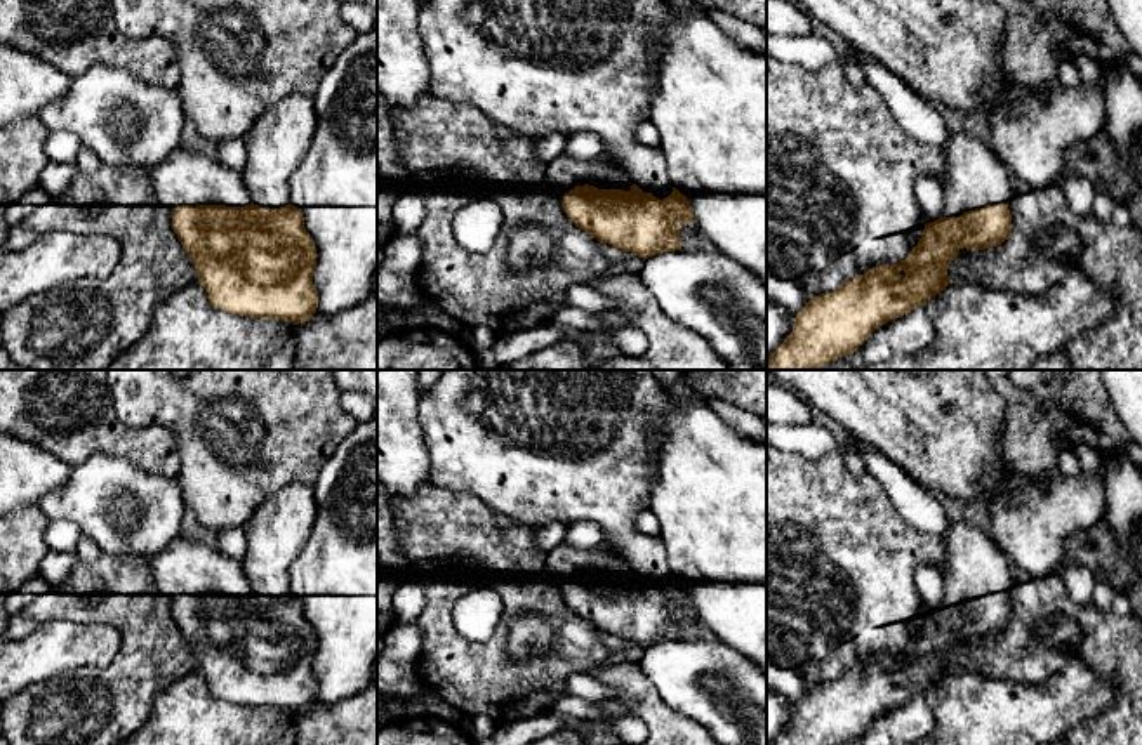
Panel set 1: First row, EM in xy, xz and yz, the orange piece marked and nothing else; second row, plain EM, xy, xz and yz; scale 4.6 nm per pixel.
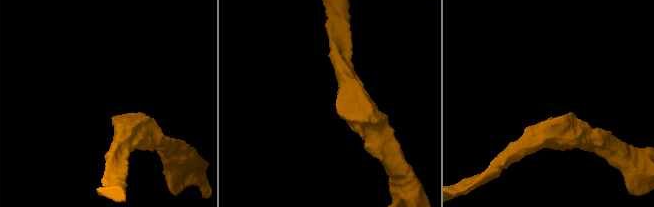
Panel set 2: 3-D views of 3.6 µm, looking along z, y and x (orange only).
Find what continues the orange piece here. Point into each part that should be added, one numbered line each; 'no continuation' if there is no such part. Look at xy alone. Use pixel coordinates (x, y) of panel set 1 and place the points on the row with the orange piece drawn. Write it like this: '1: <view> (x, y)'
1: xy (185, 178)

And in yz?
1: yz (974, 178)

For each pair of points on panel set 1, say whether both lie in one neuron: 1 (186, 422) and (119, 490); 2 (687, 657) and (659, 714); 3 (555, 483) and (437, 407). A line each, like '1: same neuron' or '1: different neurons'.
1: different neurons
2: different neurons
3: same neuron

